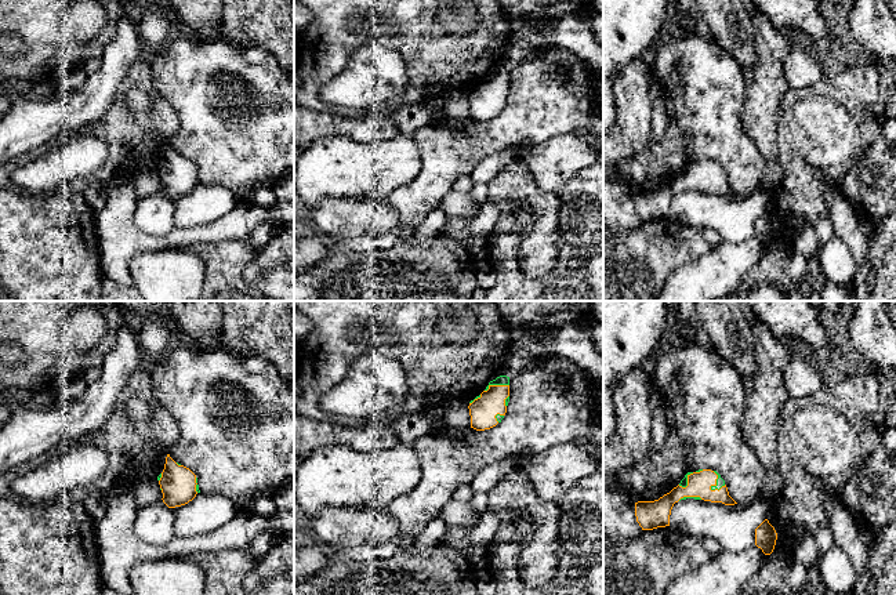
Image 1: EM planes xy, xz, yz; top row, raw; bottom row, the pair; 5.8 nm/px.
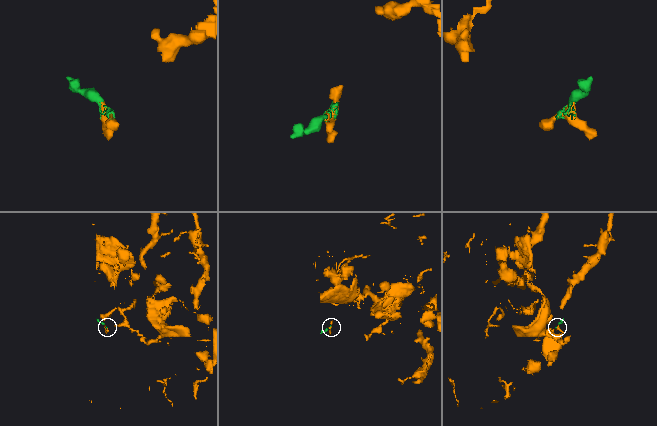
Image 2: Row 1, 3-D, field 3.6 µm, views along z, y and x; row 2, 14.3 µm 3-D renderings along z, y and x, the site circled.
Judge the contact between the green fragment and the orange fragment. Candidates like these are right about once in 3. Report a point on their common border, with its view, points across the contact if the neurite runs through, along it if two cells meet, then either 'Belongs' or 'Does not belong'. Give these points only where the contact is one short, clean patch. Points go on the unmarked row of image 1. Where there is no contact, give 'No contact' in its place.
Touches green at yz (717, 171). Path across: yz (719, 173), (717, 171), (699, 174). Belongs

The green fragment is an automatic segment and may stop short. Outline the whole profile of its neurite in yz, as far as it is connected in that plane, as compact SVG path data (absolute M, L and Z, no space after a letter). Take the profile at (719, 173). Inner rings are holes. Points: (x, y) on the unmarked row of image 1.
M699 160L688 163L676 178L659 191L635 193L636 213L642 221L670 217L674 195L686 189L722 193L725 196L737 195L729 186L725 171L717 162Z

